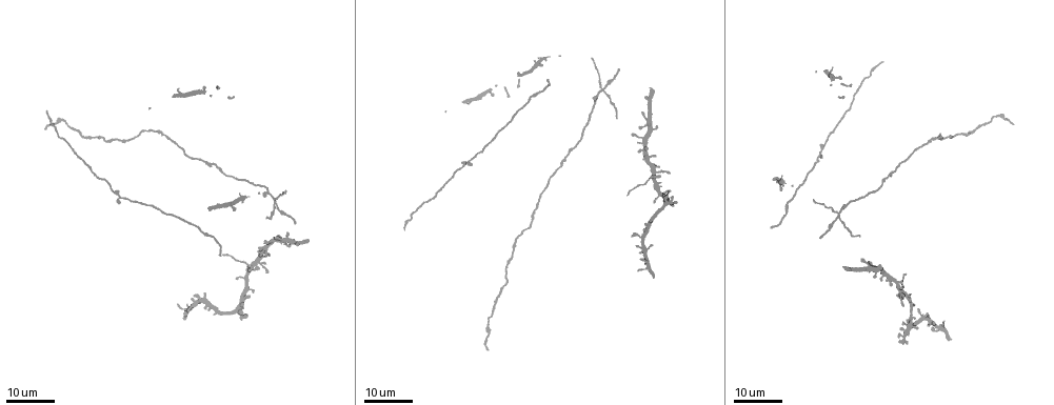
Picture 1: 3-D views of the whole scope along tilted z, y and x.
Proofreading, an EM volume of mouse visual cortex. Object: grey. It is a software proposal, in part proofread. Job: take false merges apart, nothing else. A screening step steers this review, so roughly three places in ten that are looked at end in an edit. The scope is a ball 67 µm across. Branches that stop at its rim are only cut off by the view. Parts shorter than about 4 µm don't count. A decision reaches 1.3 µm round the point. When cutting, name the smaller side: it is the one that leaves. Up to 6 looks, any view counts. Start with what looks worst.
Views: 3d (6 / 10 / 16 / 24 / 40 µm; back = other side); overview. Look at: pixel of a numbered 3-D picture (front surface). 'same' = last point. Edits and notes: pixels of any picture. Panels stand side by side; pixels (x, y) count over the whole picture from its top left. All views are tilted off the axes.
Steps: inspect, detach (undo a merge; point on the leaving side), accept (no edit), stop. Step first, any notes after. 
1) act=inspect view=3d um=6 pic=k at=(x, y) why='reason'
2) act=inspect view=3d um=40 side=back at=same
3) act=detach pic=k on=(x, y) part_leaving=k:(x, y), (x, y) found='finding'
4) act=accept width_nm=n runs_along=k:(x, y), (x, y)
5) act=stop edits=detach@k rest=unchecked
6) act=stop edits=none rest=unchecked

act=inspect view=3d um=16 pic=1 at=(254, 266) why='thin arm on a thick one'

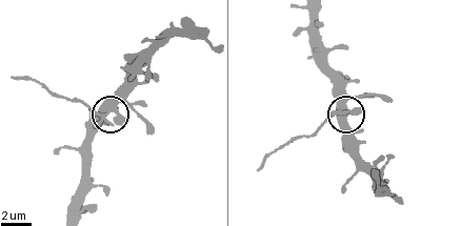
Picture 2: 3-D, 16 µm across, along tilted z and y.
act=inspect view=3d um=6 at=same

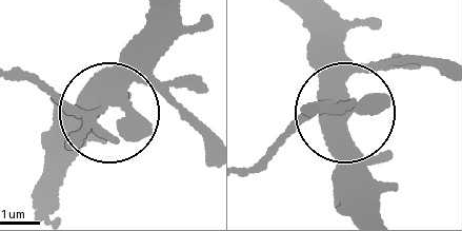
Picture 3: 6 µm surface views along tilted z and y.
act=detach pic=3 on=(43, 85) part_leaving=3:(96, 108), (9, 75) found='two neurons meet here'

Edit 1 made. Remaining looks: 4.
act=inspect view=3d um=24 pic=1 at=(840, 213) why='four arms meet'

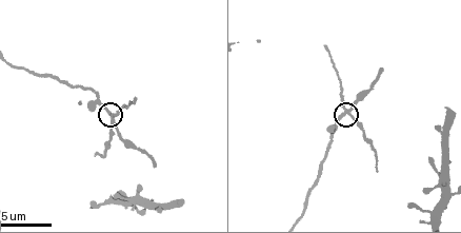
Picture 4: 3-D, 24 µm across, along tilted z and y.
act=inspect view=3d um=10 pic=4 at=(348, 112)

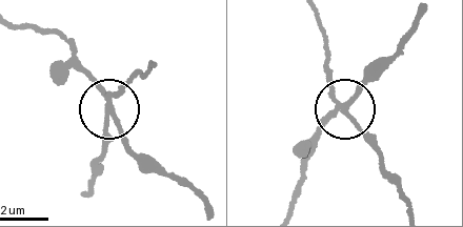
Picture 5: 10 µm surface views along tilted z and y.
act=detach pic=5 on=(122, 95) part_leaving=5:(107, 106), (103, 156), (84, 193) found='a second neuron is stuck on'

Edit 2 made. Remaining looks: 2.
act=stop edits=detach@3,detach@5 rest=unchecked

